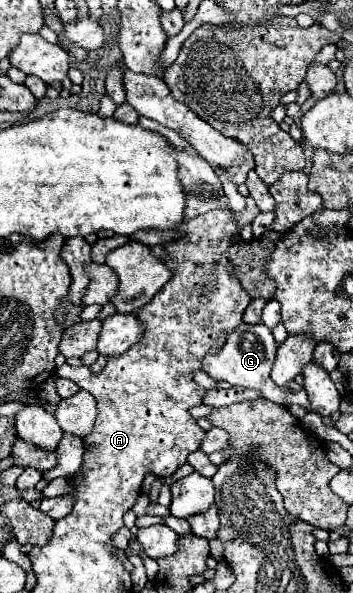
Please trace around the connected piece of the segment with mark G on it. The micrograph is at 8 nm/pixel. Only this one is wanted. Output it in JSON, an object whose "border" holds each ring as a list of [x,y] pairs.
{"border":[[[241,323],[239,327],[235,327],[231,331],[231,335],[227,335],[225,345],[217,353],[203,357],[201,369],[217,381],[227,381],[229,385],[259,389],[263,393],[263,397],[267,399],[267,387],[275,387],[275,383],[269,377],[271,365],[275,361],[275,349],[277,349],[277,343],[271,335],[271,329],[267,329],[263,323],[259,323],[259,325]]]}

